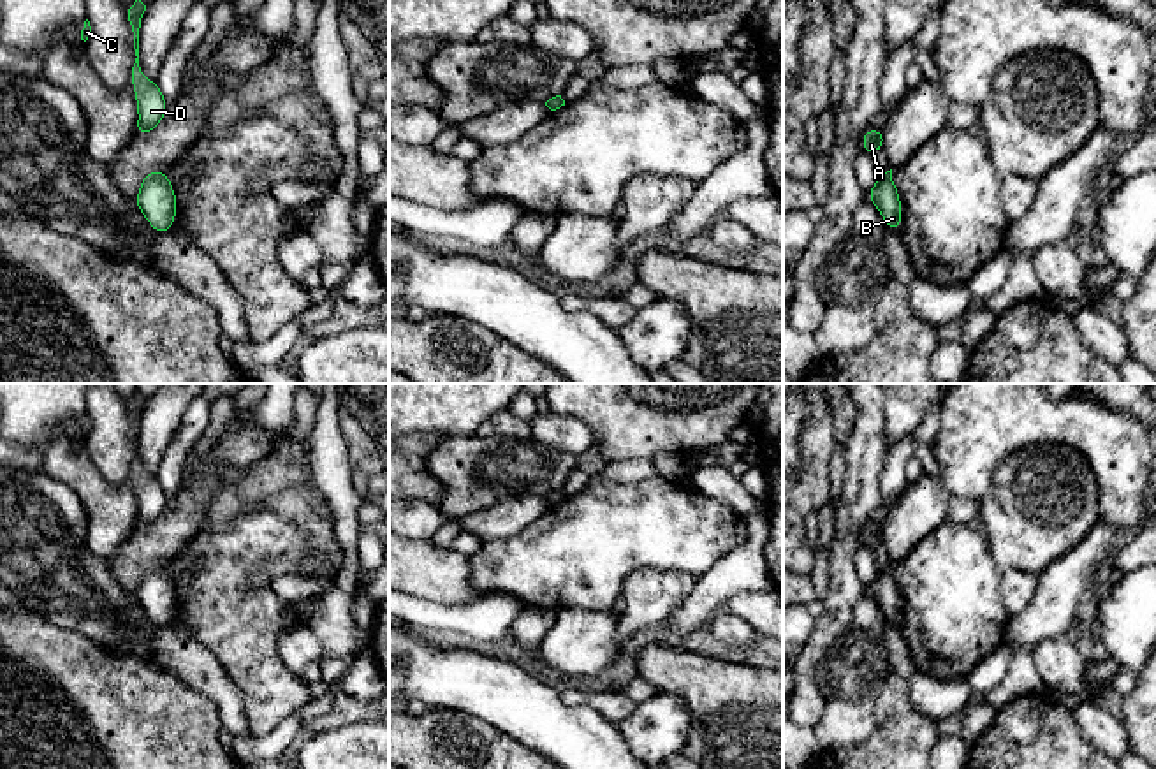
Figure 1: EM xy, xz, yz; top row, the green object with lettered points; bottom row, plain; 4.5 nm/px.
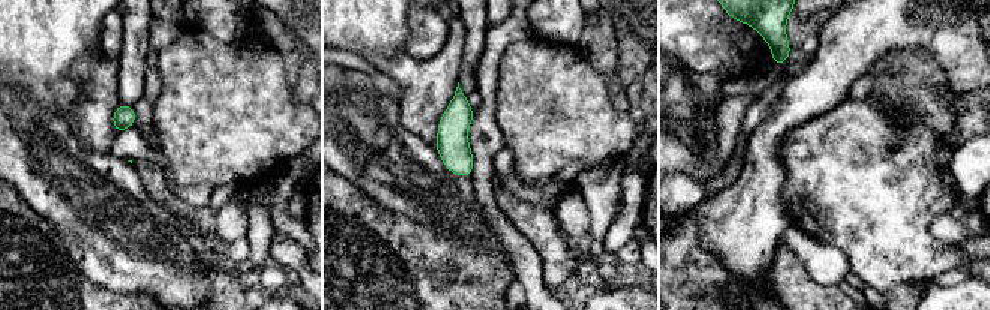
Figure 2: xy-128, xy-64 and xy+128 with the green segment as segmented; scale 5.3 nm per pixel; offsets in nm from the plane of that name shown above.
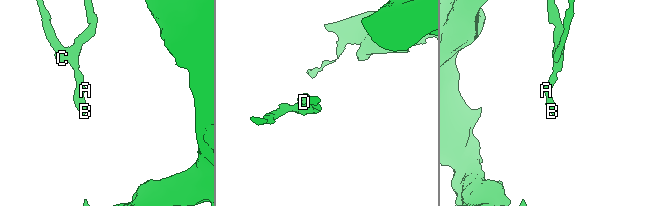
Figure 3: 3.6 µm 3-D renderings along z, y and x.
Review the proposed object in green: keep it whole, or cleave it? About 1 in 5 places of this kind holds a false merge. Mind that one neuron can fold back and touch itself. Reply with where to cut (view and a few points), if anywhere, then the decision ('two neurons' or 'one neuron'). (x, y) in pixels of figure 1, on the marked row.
cut none; one neuron

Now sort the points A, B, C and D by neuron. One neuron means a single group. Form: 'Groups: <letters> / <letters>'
Groups: A B C D

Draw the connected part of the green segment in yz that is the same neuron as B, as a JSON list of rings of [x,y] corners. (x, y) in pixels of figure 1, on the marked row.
[[[892,169],[876,179],[876,185],[867,192],[867,199],[878,208],[885,223],[894,232],[901,229],[901,199],[892,181]]]

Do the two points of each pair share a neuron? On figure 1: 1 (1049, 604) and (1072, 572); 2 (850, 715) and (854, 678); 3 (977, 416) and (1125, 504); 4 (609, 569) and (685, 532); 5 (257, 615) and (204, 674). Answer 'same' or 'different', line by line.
1: same
2: same
3: same
4: same
5: different

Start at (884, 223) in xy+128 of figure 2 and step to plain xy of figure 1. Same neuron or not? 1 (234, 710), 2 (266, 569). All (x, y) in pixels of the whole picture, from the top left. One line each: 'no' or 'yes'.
1: no
2: no

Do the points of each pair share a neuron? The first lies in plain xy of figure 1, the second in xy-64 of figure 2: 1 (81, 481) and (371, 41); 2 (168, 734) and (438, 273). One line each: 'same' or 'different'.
1: different
2: different

